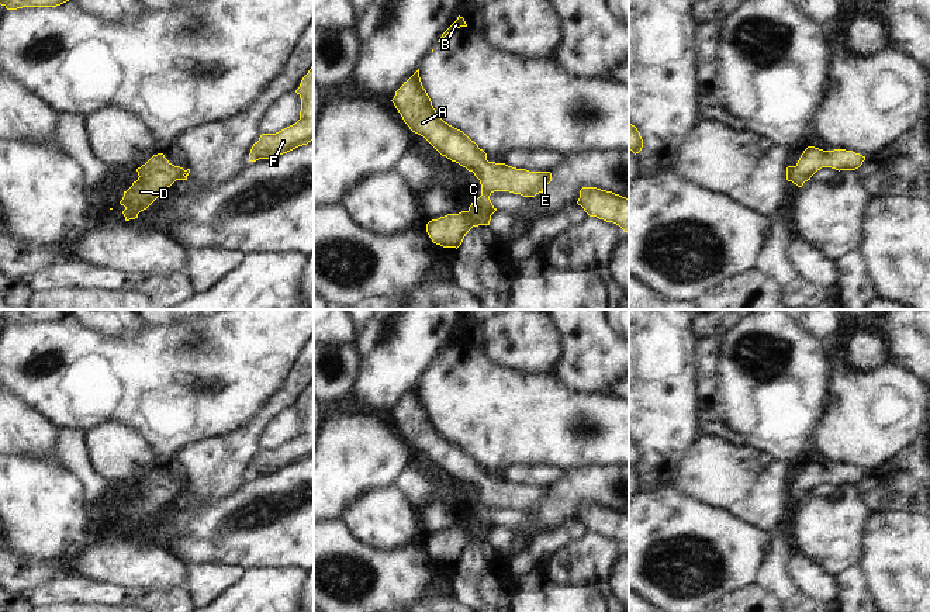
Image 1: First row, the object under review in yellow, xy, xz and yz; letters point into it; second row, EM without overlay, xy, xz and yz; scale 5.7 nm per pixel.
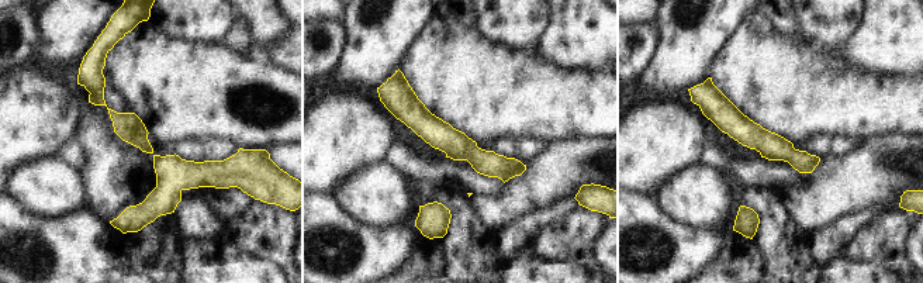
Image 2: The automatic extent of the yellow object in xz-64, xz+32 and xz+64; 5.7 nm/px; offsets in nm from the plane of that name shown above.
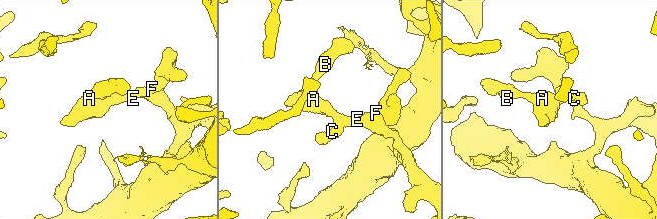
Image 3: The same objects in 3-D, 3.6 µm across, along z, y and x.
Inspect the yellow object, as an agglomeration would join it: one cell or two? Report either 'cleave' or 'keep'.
keep

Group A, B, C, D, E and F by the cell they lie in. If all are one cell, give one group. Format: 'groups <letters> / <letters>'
groups A B C D E F

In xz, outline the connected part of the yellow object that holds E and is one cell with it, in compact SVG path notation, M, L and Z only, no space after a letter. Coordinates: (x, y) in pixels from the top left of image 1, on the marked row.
M419 69L404 82L391 101L412 132L423 136L442 156L473 172L481 184L481 196L467 211L447 214L426 224L433 243L457 249L473 227L490 225L491 215L497 211L490 200L494 191L535 197L552 181L550 172L529 172L488 162L487 153L474 141L438 115L422 86Z

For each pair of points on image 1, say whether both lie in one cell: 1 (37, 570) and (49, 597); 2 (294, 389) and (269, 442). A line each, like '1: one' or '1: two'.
1: two
2: two

